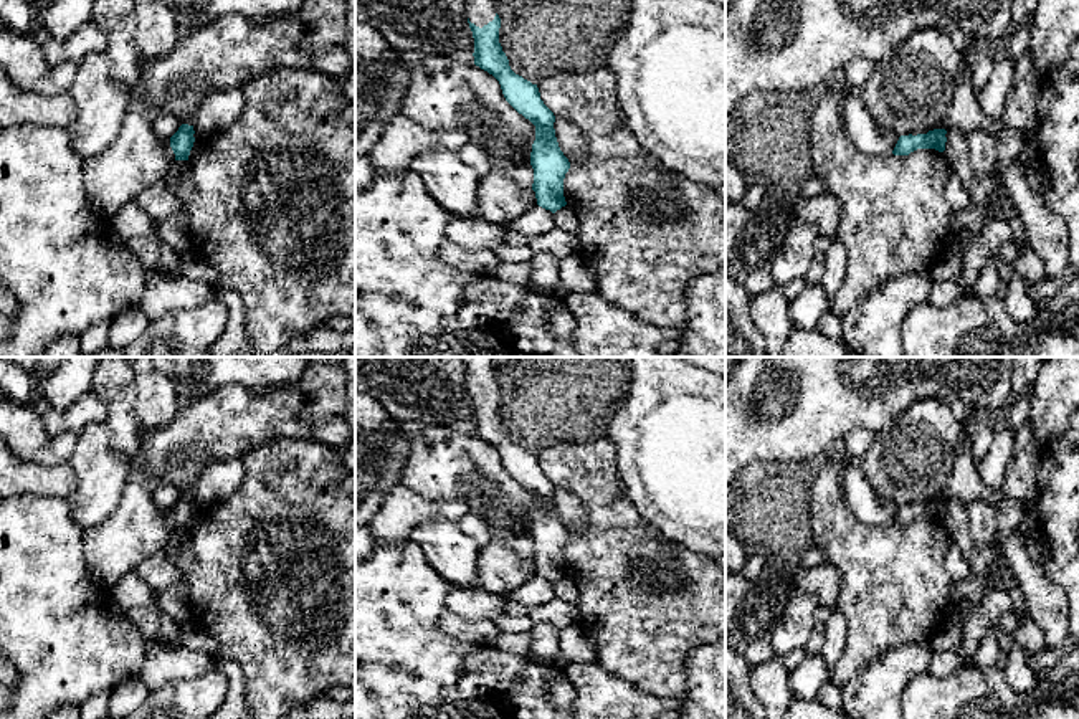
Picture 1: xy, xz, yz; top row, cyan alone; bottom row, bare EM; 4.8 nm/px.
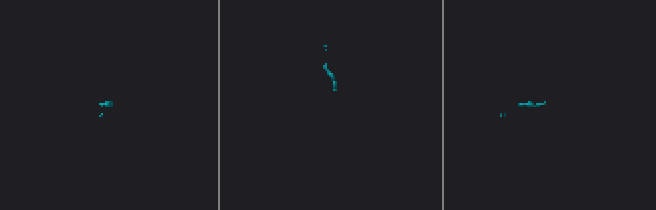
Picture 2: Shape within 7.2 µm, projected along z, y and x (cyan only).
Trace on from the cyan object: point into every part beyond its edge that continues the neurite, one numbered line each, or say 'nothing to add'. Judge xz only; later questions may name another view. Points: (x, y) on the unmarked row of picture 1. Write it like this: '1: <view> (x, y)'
1: xz (481, 380)

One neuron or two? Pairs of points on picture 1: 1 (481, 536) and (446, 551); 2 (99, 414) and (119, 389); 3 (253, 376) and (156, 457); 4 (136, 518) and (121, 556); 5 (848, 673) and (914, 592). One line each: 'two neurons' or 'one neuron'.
1: two neurons
2: two neurons
3: two neurons
4: one neuron
5: one neuron

